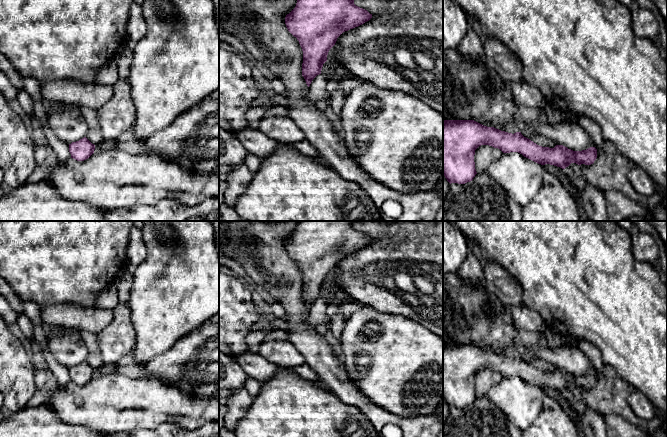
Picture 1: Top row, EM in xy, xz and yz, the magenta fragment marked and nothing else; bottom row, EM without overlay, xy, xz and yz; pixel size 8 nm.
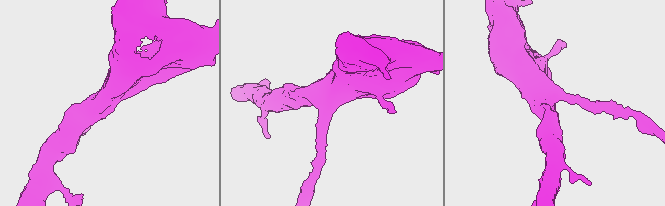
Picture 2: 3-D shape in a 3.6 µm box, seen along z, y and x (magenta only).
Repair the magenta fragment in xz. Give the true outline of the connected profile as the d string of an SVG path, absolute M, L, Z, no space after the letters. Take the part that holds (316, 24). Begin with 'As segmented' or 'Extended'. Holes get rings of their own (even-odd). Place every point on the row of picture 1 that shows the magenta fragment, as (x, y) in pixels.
As segmented. M297 0L295 8L286 15L288 31L297 38L303 51L302 76L309 87L327 61L329 50L345 31L358 27L372 18L367 10L354 4L354 0Z

